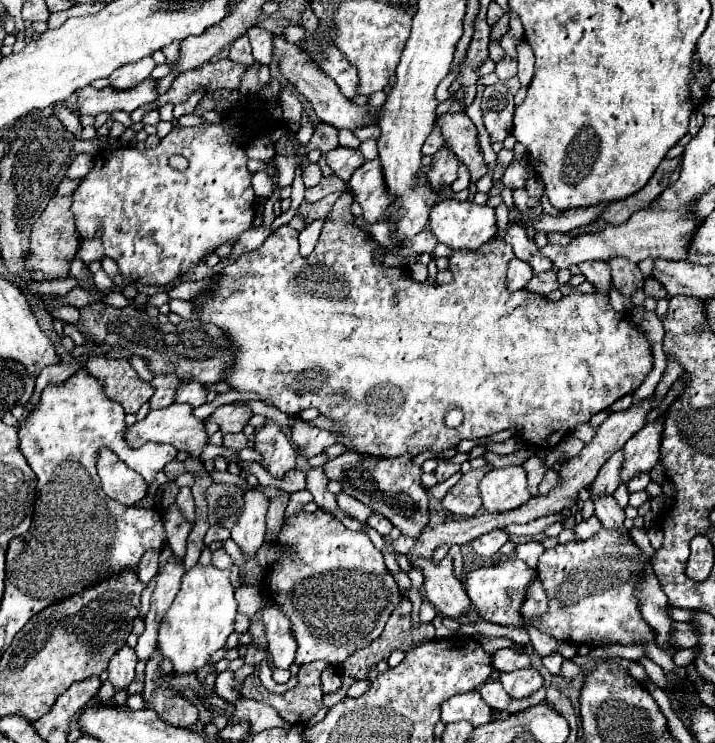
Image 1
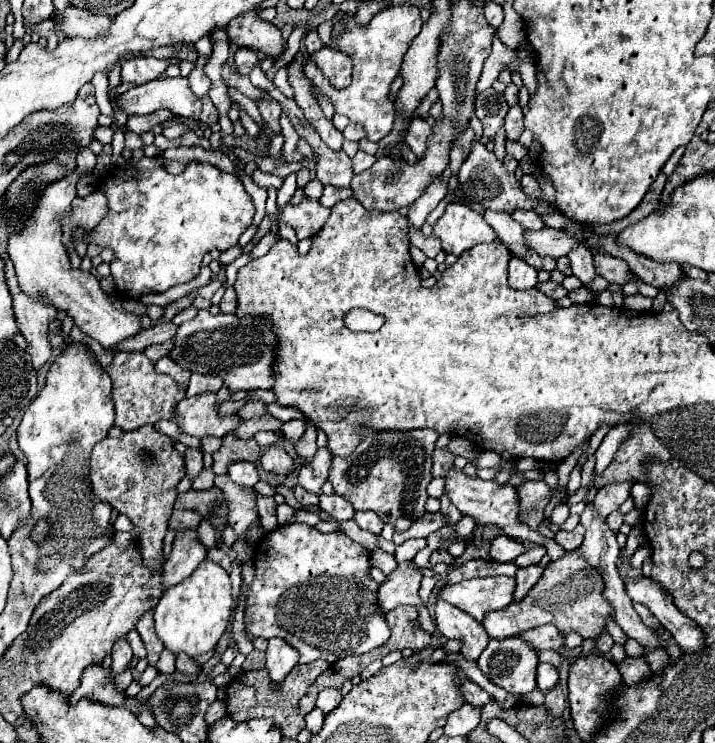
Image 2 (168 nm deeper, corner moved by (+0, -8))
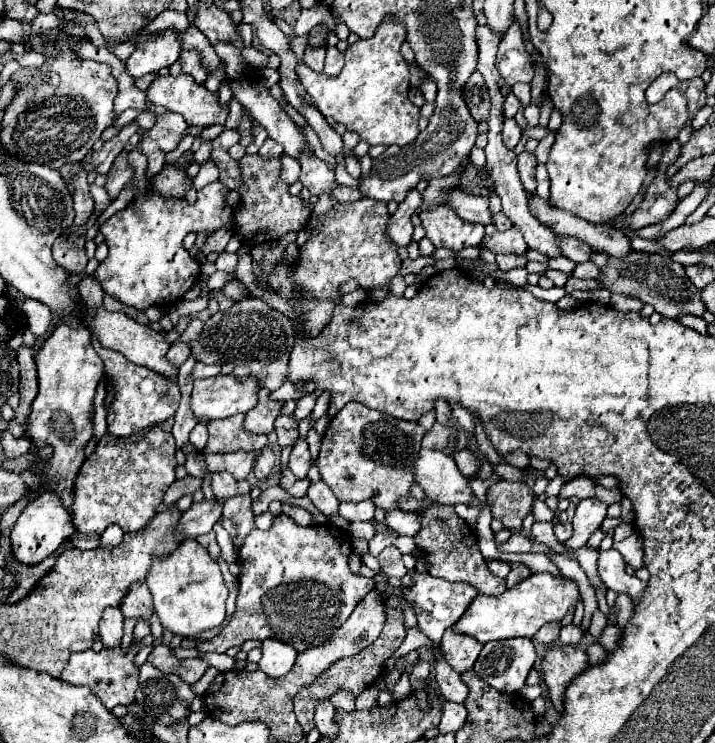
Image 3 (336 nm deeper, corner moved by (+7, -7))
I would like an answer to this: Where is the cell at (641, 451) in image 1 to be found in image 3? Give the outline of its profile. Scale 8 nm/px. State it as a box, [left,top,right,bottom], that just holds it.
[564,499,606,549]

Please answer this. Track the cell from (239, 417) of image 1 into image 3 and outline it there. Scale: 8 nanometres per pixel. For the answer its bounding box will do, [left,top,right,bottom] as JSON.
[244,389,282,433]

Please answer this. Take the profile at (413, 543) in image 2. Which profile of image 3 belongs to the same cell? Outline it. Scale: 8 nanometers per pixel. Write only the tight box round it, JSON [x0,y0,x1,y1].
[414,503,506,595]

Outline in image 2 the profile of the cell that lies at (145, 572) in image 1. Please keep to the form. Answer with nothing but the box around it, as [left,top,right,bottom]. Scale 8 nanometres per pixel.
[89,426,185,570]

